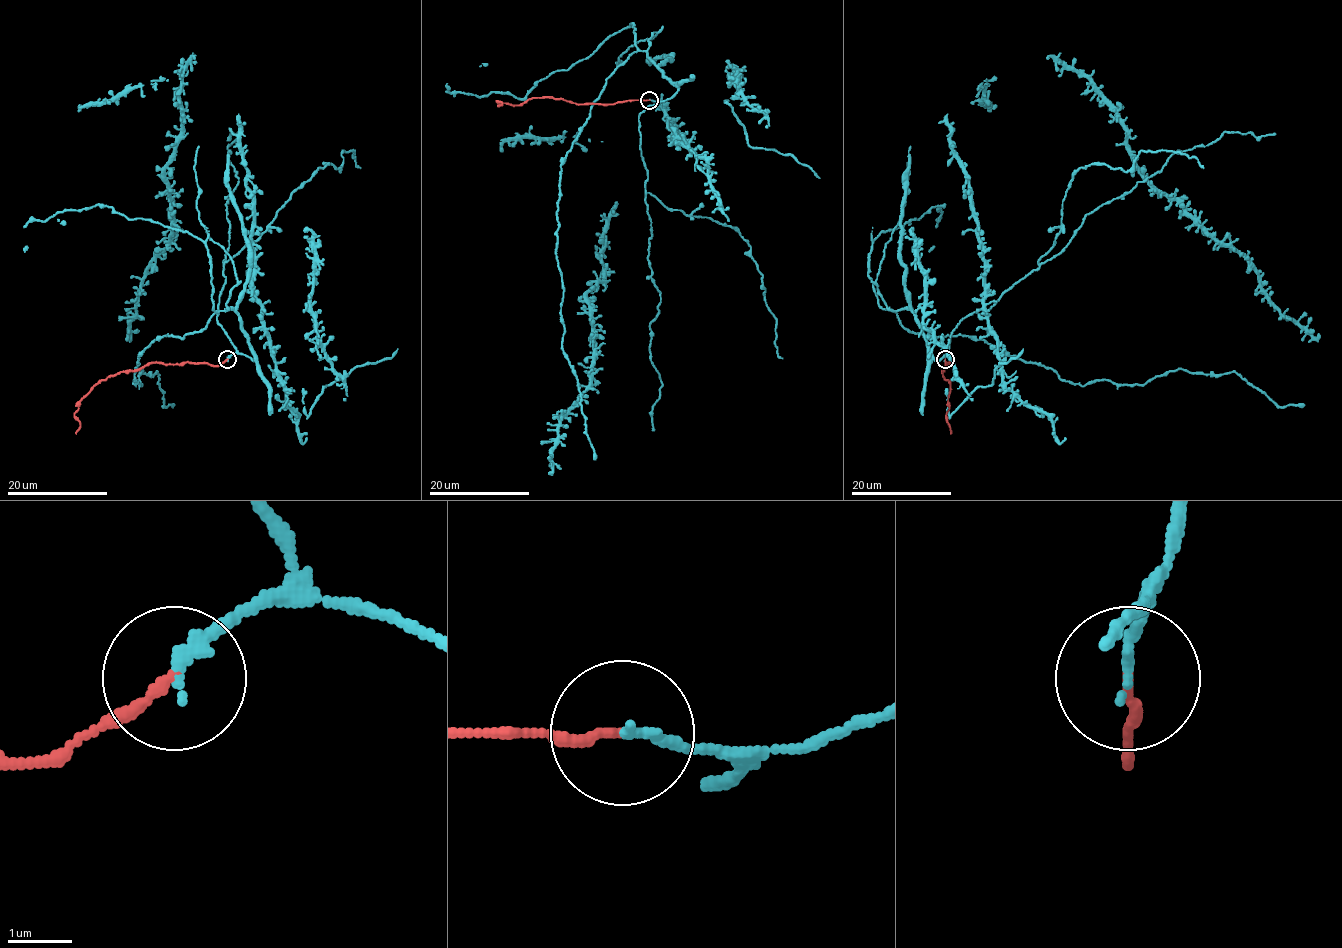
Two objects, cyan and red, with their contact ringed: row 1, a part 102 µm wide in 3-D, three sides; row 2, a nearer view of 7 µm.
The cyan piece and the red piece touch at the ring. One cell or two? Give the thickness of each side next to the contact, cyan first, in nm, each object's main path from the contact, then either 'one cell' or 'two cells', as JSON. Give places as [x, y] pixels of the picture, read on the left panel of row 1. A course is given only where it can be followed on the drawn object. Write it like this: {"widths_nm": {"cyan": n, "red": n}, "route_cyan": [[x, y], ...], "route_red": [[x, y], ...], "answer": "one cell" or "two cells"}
{"widths_nm": {"cyan": 190, "red": 140}, "route_cyan": [[227, 360], [255, 356], [233, 309], [155, 339], [135, 386], [141, 368], [156, 372], [174, 405]], "route_red": [[227, 360], [216, 366], [154, 362], [110, 375], [79, 402], [74, 414], [81, 425], [76, 434]], "answer": "one cell"}

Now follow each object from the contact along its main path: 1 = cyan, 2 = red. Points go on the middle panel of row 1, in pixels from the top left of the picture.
1: (649, 99), (665, 101), (677, 88), (638, 50), (608, 78), (560, 165), (555, 258), (562, 349), (596, 459)
2: (649, 99), (612, 104), (576, 104), (562, 98), (532, 98), (519, 104), (496, 101), (503, 104), (498, 106)

